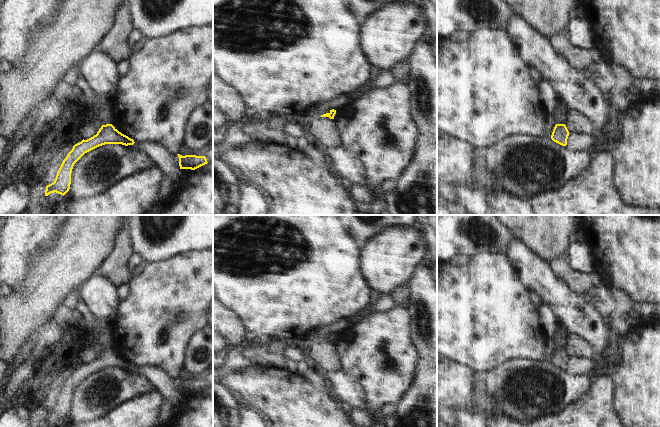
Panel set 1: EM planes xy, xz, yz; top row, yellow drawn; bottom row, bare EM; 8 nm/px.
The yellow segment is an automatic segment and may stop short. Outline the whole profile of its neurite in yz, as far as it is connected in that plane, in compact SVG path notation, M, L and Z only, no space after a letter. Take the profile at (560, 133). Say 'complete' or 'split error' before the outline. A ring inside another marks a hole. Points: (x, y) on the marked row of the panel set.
complete; M556 124L551 139L562 146L566 146L569 134L570 133L565 124Z

